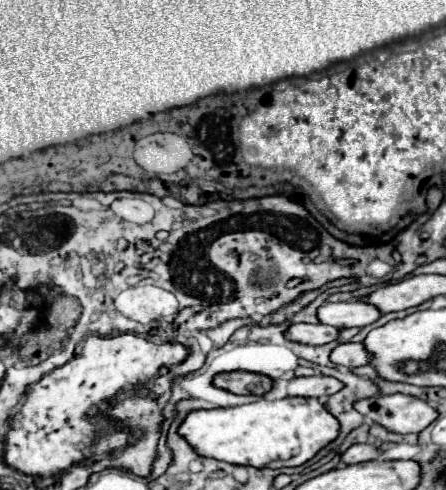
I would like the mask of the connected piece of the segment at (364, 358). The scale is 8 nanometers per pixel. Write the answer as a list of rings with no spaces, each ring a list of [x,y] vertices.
[[[339,344],[333,352],[331,352],[331,362],[337,366],[347,366],[347,368],[355,368],[355,366],[365,366],[373,360],[373,354],[363,346],[363,344]]]

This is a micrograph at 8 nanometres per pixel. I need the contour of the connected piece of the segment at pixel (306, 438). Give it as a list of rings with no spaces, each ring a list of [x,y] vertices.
[[[283,398],[283,400],[259,400],[253,404],[243,404],[235,408],[213,408],[213,410],[197,410],[191,412],[185,422],[179,426],[179,434],[187,438],[187,442],[201,456],[211,456],[215,460],[223,460],[229,464],[245,464],[255,468],[265,468],[271,462],[279,460],[279,468],[301,466],[309,462],[319,450],[329,446],[339,436],[339,420],[315,398]]]

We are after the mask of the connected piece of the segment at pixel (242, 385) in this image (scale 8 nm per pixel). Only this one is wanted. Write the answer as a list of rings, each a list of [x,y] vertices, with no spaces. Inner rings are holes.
[[[225,372],[217,374],[213,380],[215,386],[229,390],[233,394],[257,394],[263,396],[273,388],[273,380],[263,374],[253,372]]]

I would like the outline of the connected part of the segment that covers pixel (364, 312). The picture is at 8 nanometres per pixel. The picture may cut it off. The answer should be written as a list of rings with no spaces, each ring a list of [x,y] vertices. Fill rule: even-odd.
[[[325,302],[317,310],[317,314],[323,324],[335,326],[335,328],[351,328],[351,326],[363,328],[381,318],[379,308],[367,302],[339,302],[339,304]]]

